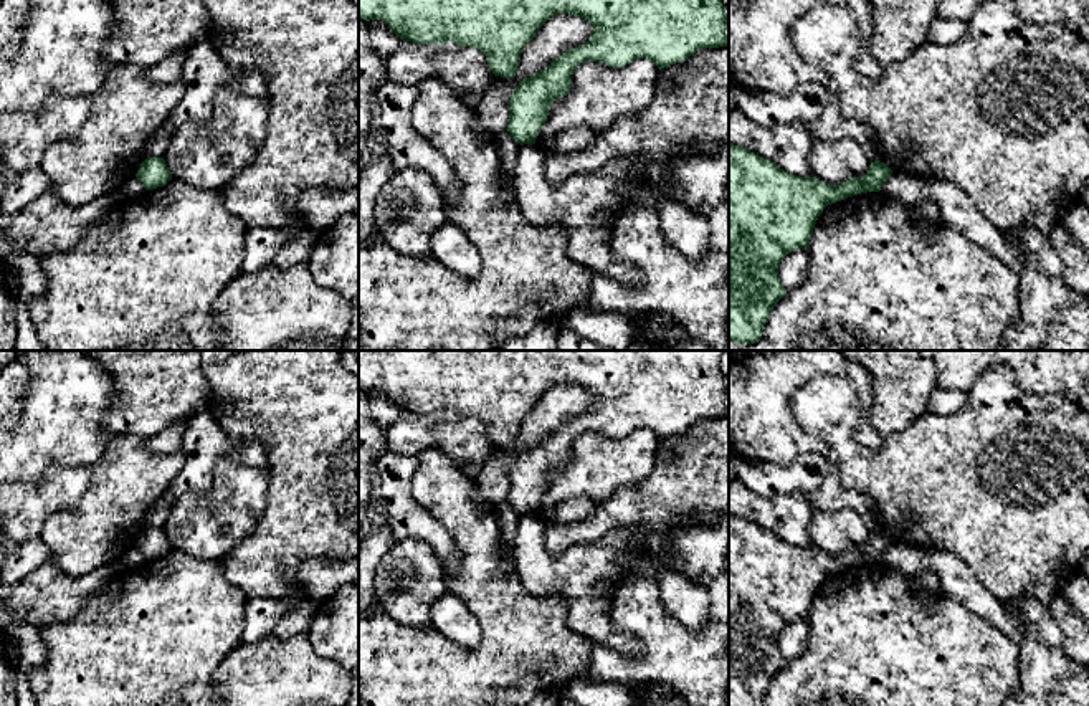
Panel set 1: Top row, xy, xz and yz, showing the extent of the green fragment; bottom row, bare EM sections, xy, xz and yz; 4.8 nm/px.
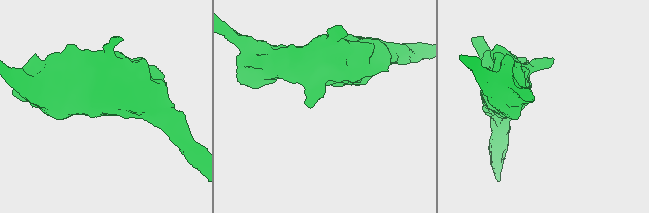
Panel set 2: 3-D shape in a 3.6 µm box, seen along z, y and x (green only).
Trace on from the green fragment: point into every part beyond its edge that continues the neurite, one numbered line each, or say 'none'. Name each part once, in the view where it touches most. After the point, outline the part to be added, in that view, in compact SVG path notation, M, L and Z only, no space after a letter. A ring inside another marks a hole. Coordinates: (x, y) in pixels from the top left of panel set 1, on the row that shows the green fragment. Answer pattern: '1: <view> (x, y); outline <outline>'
none

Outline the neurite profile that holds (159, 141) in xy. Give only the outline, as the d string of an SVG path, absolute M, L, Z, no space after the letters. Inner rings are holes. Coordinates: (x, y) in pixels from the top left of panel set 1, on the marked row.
M167 121L149 139L145 145L145 157L164 157L174 137L174 126Z

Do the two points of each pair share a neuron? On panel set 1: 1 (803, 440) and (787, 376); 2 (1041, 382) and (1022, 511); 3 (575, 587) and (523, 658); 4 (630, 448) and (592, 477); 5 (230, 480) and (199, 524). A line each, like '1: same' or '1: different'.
1: same
2: different
3: different
4: same
5: same

